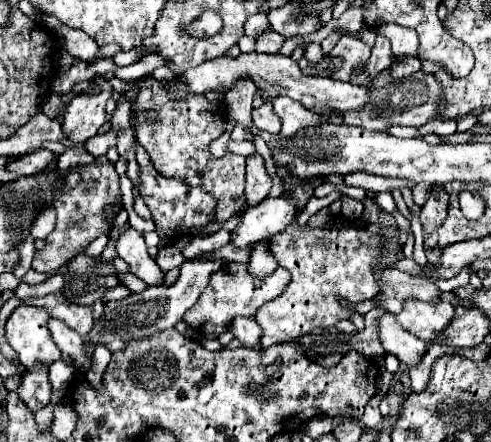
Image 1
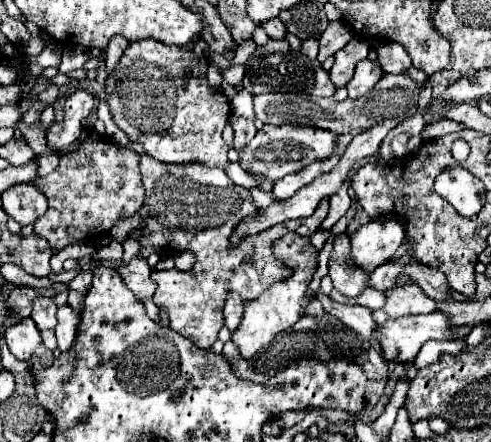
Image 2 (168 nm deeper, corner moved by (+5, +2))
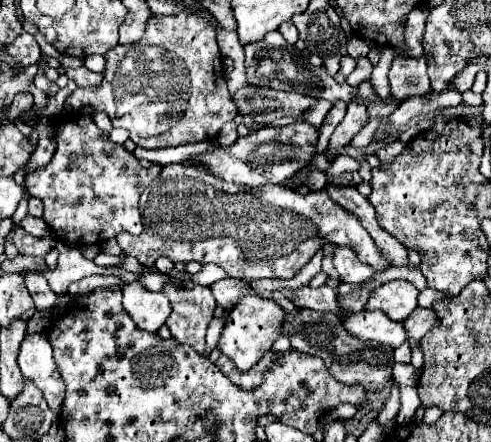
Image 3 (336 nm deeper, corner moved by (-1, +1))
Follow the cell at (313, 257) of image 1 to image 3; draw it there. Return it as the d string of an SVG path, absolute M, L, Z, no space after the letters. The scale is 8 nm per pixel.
M244 295L238 305L228 313L222 337L218 347L224 355L228 355L240 371L248 371L258 359L272 347L272 343L280 337L280 321L284 321L284 309L274 299L262 299L258 295Z

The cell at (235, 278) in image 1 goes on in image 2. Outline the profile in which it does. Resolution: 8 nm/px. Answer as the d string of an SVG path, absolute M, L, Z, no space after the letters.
M142 154L140 158L140 172L142 172L142 182L146 188L146 208L140 208L134 216L134 224L126 224L124 228L120 228L120 224L116 224L110 230L110 236L114 240L118 240L120 244L126 242L134 232L140 232L140 246L144 246L146 242L142 242L142 238L148 240L150 246L162 246L162 248L170 248L170 250L190 250L196 258L196 262L192 264L190 270L180 272L180 270L153 271L151 279L156 283L156 294L154 294L154 304L160 310L166 310L168 320L170 320L170 328L180 332L184 338L192 340L194 346L208 350L218 336L218 330L224 326L224 316L222 316L222 300L226 298L226 292L238 292L242 296L242 300L252 300L254 296L262 294L266 288L270 288L274 282L286 280L292 274L292 268L286 266L284 262L280 262L274 254L272 254L272 244L274 240L282 238L286 232L298 232L300 236L312 236L318 226L322 224L322 220L328 216L328 208L330 208L330 198L324 198L318 206L318 212L314 212L314 216L310 218L298 218L298 220L286 220L282 224L270 226L264 232L246 236L244 240L240 240L238 248L228 250L230 244L230 236L234 232L234 228L248 216L248 218L256 218L258 216L258 206L252 202L252 196L246 188L236 186L222 168L208 168L202 166L198 162L188 162L188 164L164 164L154 160L152 156Z

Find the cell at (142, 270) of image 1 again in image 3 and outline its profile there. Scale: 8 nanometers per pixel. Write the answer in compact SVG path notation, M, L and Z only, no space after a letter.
M140 281L128 283L122 289L124 309L140 329L156 333L170 315L170 301L164 293L146 289Z

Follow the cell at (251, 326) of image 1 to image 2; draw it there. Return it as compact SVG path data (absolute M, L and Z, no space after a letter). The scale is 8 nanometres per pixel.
M230 292L224 302L224 320L230 330L238 328L242 322L242 298L236 292Z

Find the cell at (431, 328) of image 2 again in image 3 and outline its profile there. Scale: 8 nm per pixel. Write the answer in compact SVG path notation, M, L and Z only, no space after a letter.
M360 311L344 321L344 329L360 339L378 341L392 349L398 349L408 339L404 323L392 321L380 311Z

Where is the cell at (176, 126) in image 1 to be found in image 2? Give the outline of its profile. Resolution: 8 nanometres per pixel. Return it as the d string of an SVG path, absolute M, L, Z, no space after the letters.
M146 38L132 42L122 54L116 70L108 74L104 82L106 102L110 106L110 114L114 124L126 132L132 142L140 142L144 150L166 164L186 164L188 160L198 160L200 164L210 164L218 168L226 168L228 164L228 144L222 140L222 130L230 118L230 100L224 96L220 88L212 88L206 70L208 58L198 56L194 52L194 44L200 38L194 38L190 44L162 44L158 40Z

